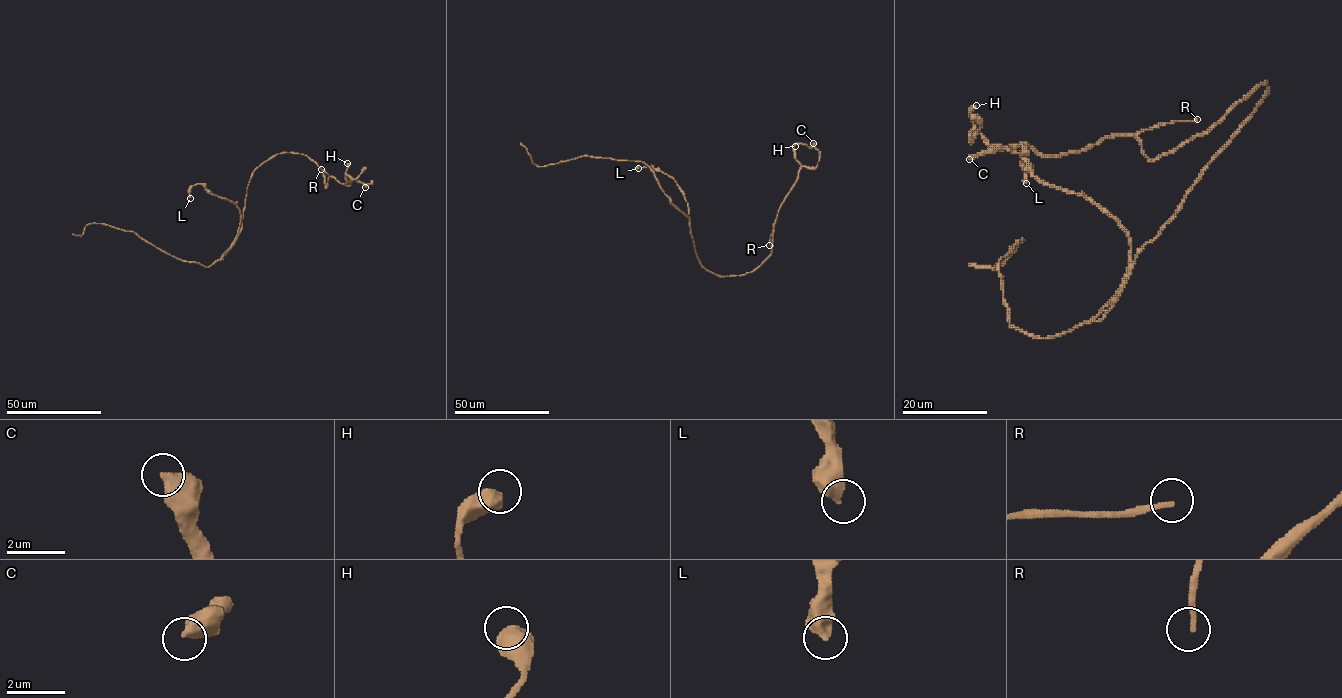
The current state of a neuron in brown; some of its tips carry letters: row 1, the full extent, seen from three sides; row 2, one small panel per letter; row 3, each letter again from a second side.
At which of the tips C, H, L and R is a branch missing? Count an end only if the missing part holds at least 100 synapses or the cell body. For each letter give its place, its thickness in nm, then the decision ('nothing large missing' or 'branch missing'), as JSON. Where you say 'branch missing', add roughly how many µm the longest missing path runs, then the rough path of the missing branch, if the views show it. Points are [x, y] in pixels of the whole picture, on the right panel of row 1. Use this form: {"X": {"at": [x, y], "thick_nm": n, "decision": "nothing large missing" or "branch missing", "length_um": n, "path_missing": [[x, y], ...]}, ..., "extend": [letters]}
{"C": {"at": [969, 159], "thick_nm": 550, "decision": "nothing large missing"}, "H": {"at": [976, 105], "thick_nm": 650, "decision": "nothing large missing"}, "L": {"at": [1026, 183], "thick_nm": 500, "decision": "nothing large missing"}, "R": {"at": [1197, 119], "thick_nm": 160, "decision": "branch missing", "length_um": 170, "path_missing": [[1197, 119], [1228, 107], [1257, 74], [1258, 94], [1229, 145], [1106, 284], [1076, 270], [1028, 194], [1004, 193]]}, "extend": ["R"]}

